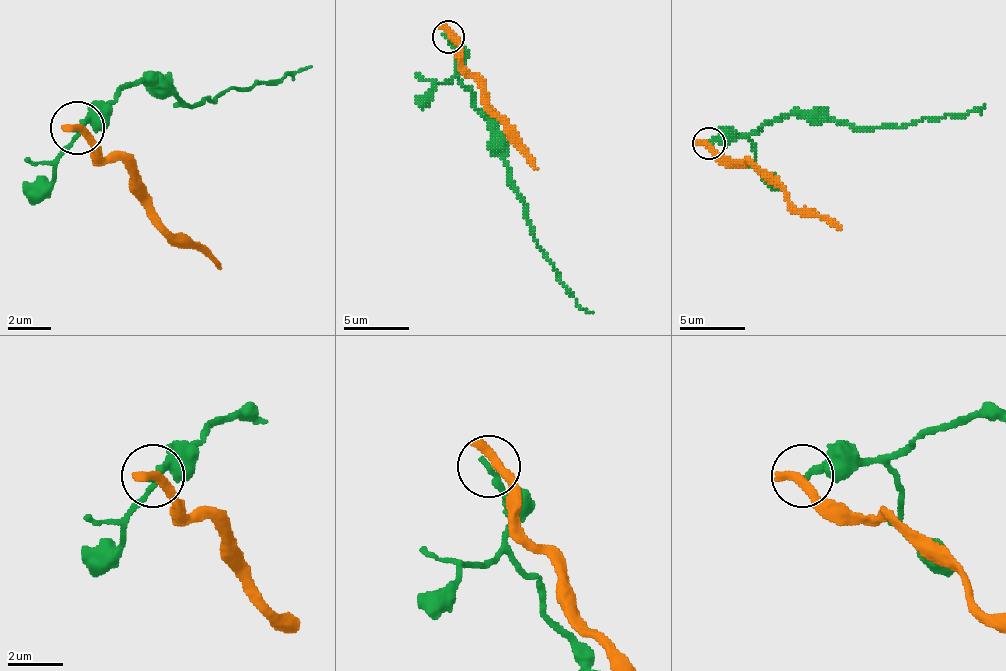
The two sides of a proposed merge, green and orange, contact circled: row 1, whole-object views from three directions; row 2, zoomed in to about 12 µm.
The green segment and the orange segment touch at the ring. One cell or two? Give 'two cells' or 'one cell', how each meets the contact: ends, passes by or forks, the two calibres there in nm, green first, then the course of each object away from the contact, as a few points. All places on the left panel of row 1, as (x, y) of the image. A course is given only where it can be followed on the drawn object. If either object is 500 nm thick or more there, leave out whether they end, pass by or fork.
two cells; green ends; orange ends; calibres 280 and 440 nm; course green (78, 129), (137, 81), (148, 81), (196, 102), (212, 102), (254, 81), (292, 76), (313, 65); course orange (78, 129), (132, 172), (132, 188), (174, 236), (222, 268)

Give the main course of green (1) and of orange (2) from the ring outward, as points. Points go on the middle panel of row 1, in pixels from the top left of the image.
1: (449, 37), (459, 57), (459, 80), (485, 119), (491, 149), (521, 195), (531, 234), (557, 280), (593, 312)
2: (449, 37), (481, 90), (481, 100), (508, 126), (508, 139), (537, 168)

